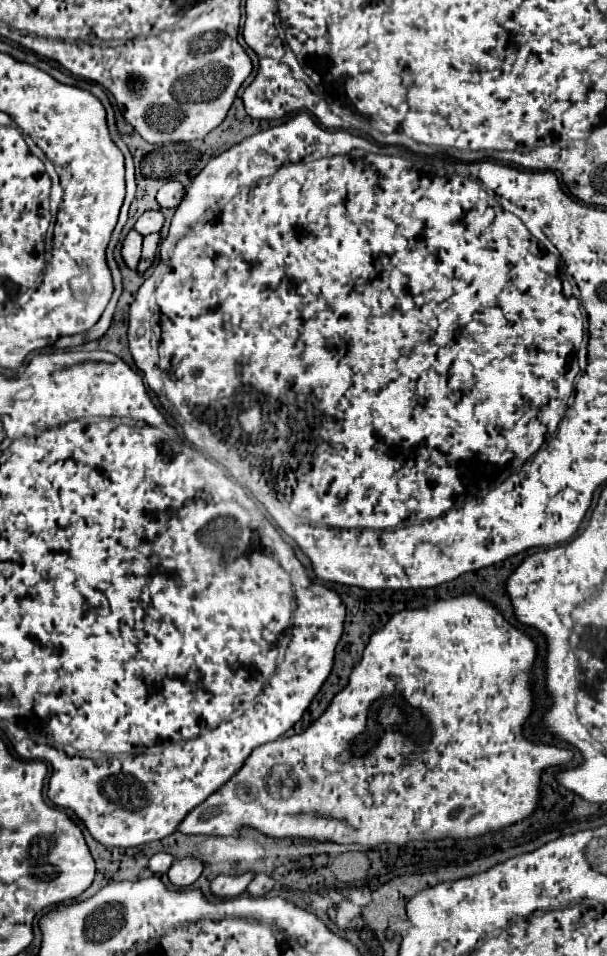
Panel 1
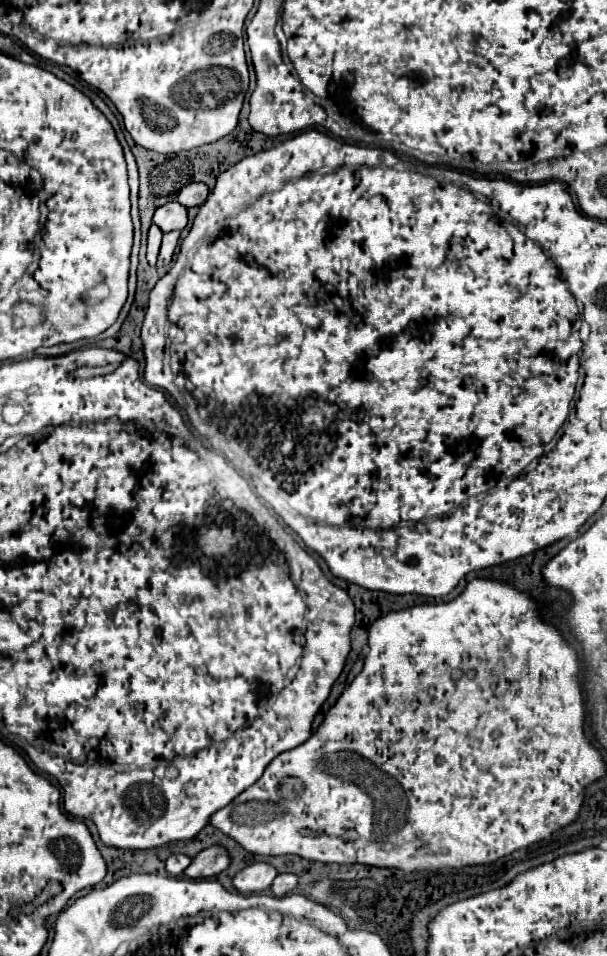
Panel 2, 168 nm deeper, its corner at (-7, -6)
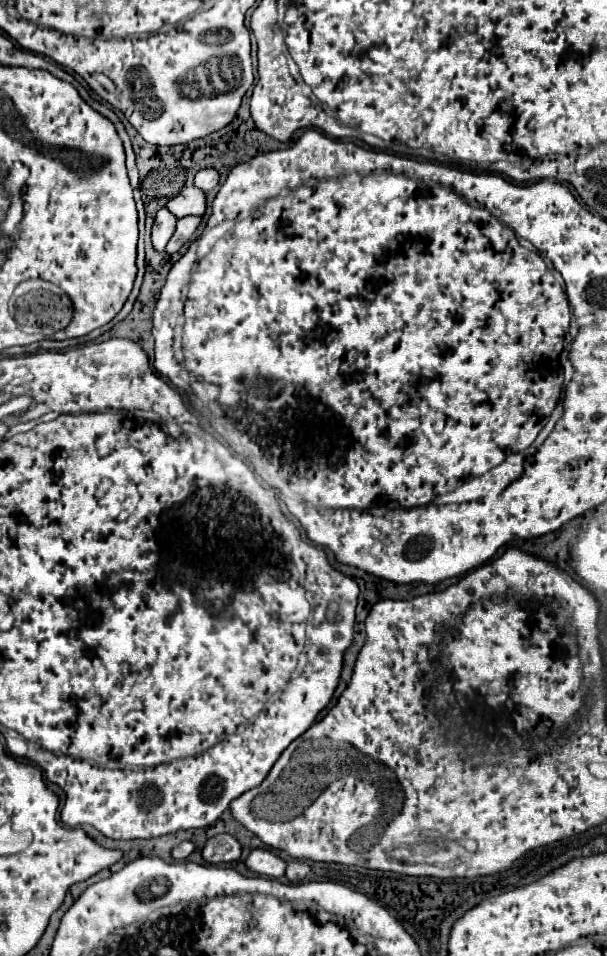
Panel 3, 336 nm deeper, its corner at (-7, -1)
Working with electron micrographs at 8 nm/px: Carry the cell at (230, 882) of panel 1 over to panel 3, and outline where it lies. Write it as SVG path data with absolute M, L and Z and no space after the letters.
M254 849L246 861L248 869L256 875L264 875L264 877L272 877L278 879L284 875L286 871L286 861L280 859L274 851L270 849Z

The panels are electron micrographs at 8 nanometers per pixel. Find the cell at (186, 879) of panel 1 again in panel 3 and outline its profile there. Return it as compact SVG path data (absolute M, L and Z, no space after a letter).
M228 833L208 839L206 847L202 849L202 857L208 863L230 863L240 859L240 855L242 855L242 845Z

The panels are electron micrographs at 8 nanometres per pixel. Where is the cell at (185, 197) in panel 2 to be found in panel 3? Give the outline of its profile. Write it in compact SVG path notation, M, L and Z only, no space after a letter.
M208 167L208 169L202 169L202 171L196 173L194 185L196 187L202 187L204 191L210 191L210 189L214 189L218 185L218 181L220 181L220 173L216 169Z

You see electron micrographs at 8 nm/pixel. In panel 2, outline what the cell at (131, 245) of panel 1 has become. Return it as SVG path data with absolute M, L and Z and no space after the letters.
M154 224L148 230L148 250L146 250L146 260L148 264L156 264L156 256L160 250L160 240L162 240L162 232L160 228L156 228Z

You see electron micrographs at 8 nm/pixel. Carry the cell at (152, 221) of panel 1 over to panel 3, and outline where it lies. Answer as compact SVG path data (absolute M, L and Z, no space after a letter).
M186 187L166 205L178 219L186 215L204 215L206 211L206 193L198 187Z

